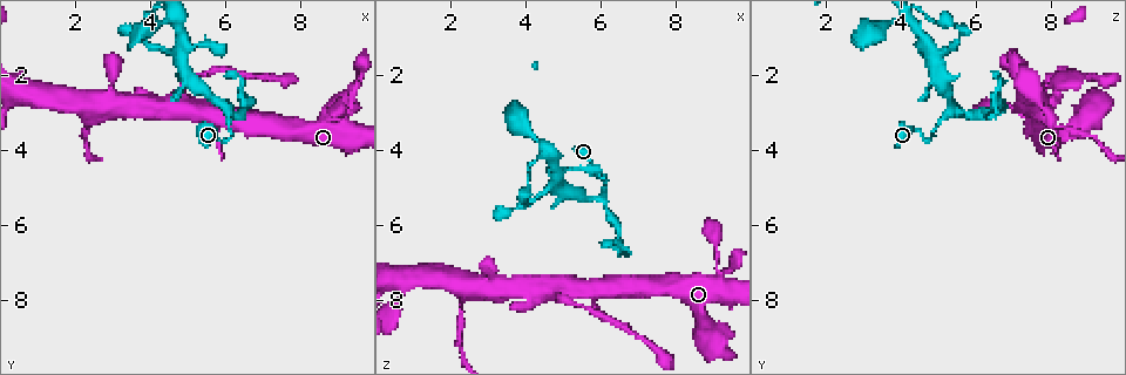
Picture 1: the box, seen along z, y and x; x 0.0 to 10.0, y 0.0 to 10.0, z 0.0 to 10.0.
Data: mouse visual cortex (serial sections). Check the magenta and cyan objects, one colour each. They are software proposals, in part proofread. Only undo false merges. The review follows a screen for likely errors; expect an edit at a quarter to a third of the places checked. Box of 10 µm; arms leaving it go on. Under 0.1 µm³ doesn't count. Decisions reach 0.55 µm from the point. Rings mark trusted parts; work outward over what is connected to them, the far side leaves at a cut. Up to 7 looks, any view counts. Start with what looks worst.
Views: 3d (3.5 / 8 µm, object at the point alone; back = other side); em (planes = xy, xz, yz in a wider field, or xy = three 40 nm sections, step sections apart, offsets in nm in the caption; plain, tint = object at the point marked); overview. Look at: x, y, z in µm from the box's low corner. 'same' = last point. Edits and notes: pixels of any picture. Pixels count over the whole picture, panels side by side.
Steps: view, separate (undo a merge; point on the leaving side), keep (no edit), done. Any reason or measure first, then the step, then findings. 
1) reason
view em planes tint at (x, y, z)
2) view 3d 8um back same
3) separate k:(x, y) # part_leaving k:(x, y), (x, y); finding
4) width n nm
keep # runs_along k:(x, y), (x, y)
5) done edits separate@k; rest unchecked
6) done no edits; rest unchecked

branch point
view 3d 3.5um at (4.65, 2.65, 7.75)

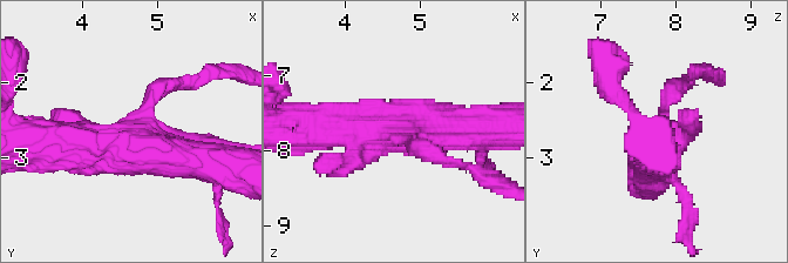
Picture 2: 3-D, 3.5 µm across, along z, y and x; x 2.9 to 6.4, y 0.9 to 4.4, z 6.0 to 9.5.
now the EM
view em xy step 5 tint at (4.75, 2.65, 7.80)

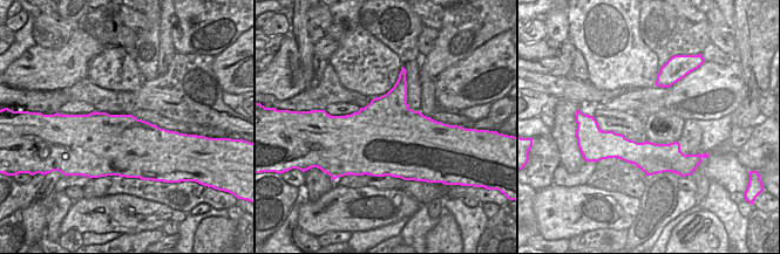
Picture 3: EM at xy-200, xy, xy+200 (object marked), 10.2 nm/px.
another direction
view em planes tint same

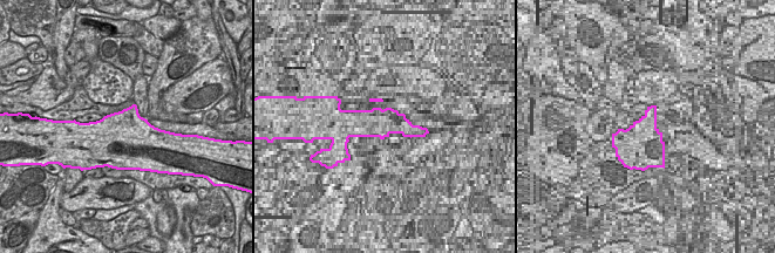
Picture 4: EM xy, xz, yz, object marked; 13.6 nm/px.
width 800 nm
keep # runs_along 2:(216, 161), (58, 143); continuous, no second cell

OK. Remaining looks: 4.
view 3d 3.5um back at (2.95, 2.45, 7.45)

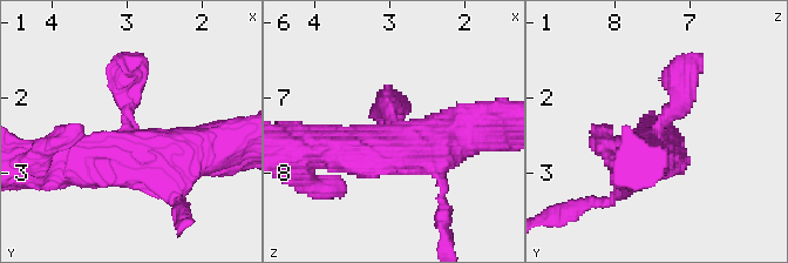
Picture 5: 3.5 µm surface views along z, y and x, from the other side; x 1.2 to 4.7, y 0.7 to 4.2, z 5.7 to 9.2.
arms 4; arm_widths 150, 200, 500, 600 nm; shape alone is not enough
view em xy step 3 tint at (3.00, 2.40, 7.50)

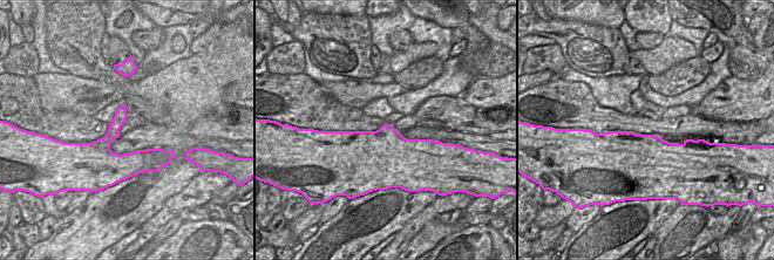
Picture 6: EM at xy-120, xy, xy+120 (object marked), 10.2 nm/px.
keep # runs_along 6:(76, 145), (102, 162), (164, 157); one cell here

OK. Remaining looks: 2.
view 3d 3.5um at (6.10, 2.95, 5.35)

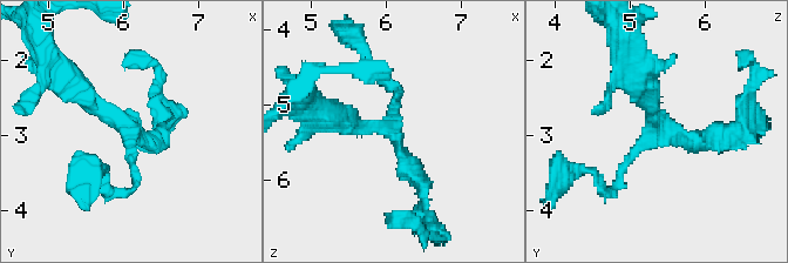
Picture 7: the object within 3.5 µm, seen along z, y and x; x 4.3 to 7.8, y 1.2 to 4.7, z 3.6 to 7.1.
view em xy step 5 tint at (6.05, 2.95, 5.30)

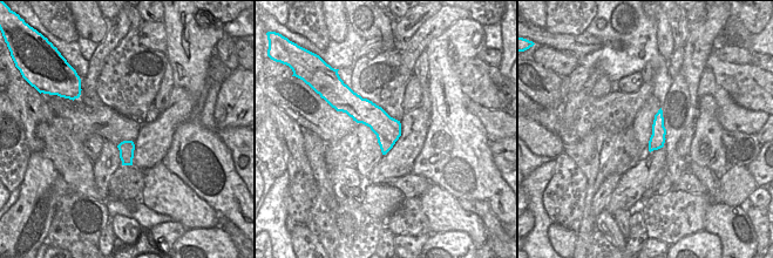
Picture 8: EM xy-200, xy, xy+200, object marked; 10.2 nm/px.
separate 7:(718, 128) # part_leaving 7:(683, 132), (733, 128), (754, 81); two cells meet here

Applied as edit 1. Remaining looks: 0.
done edits separate@7; rest unchecked

